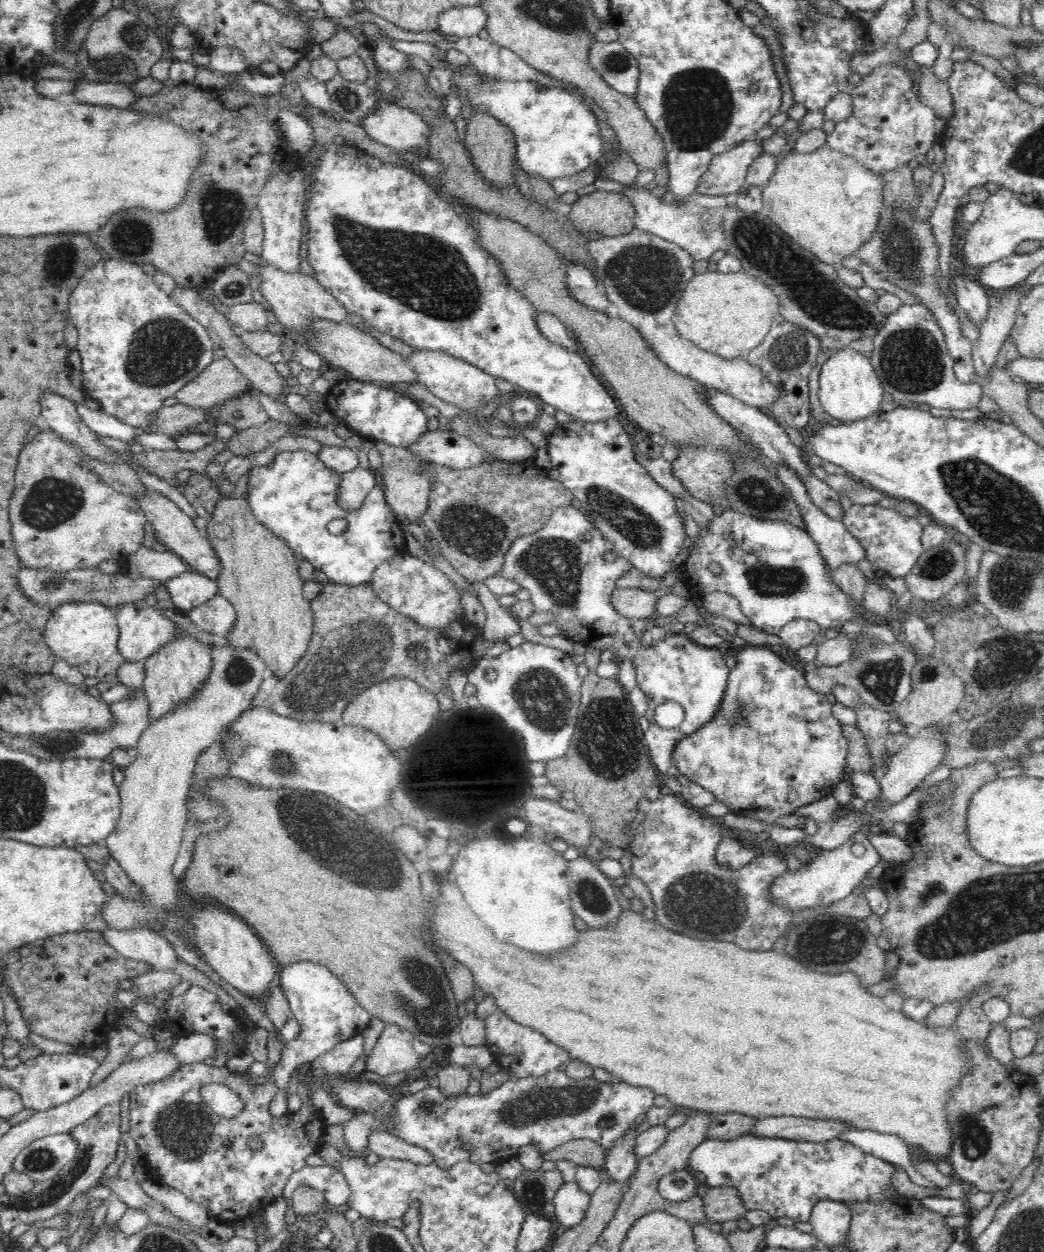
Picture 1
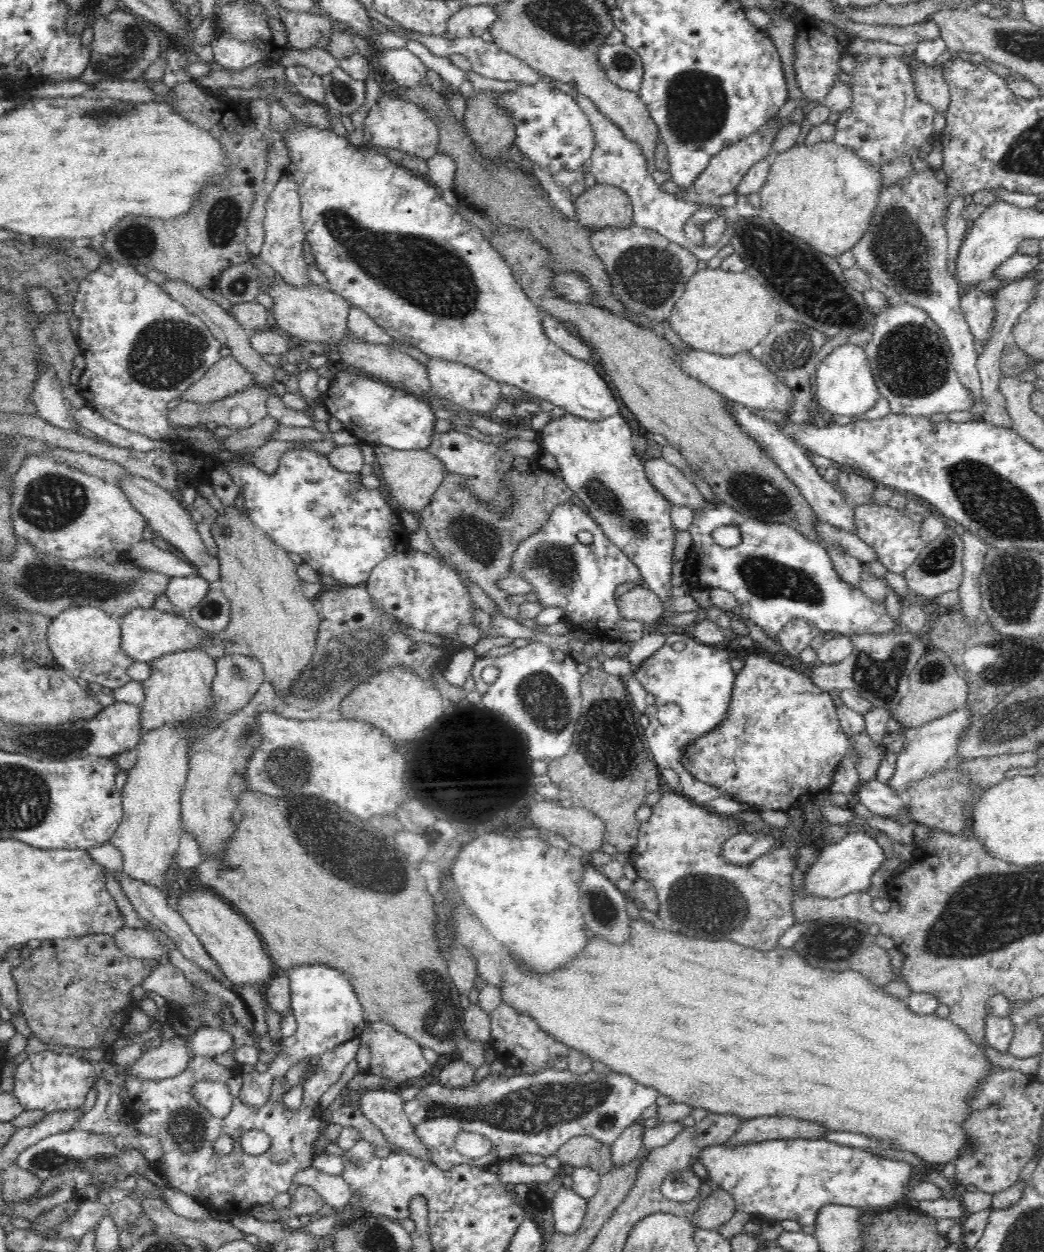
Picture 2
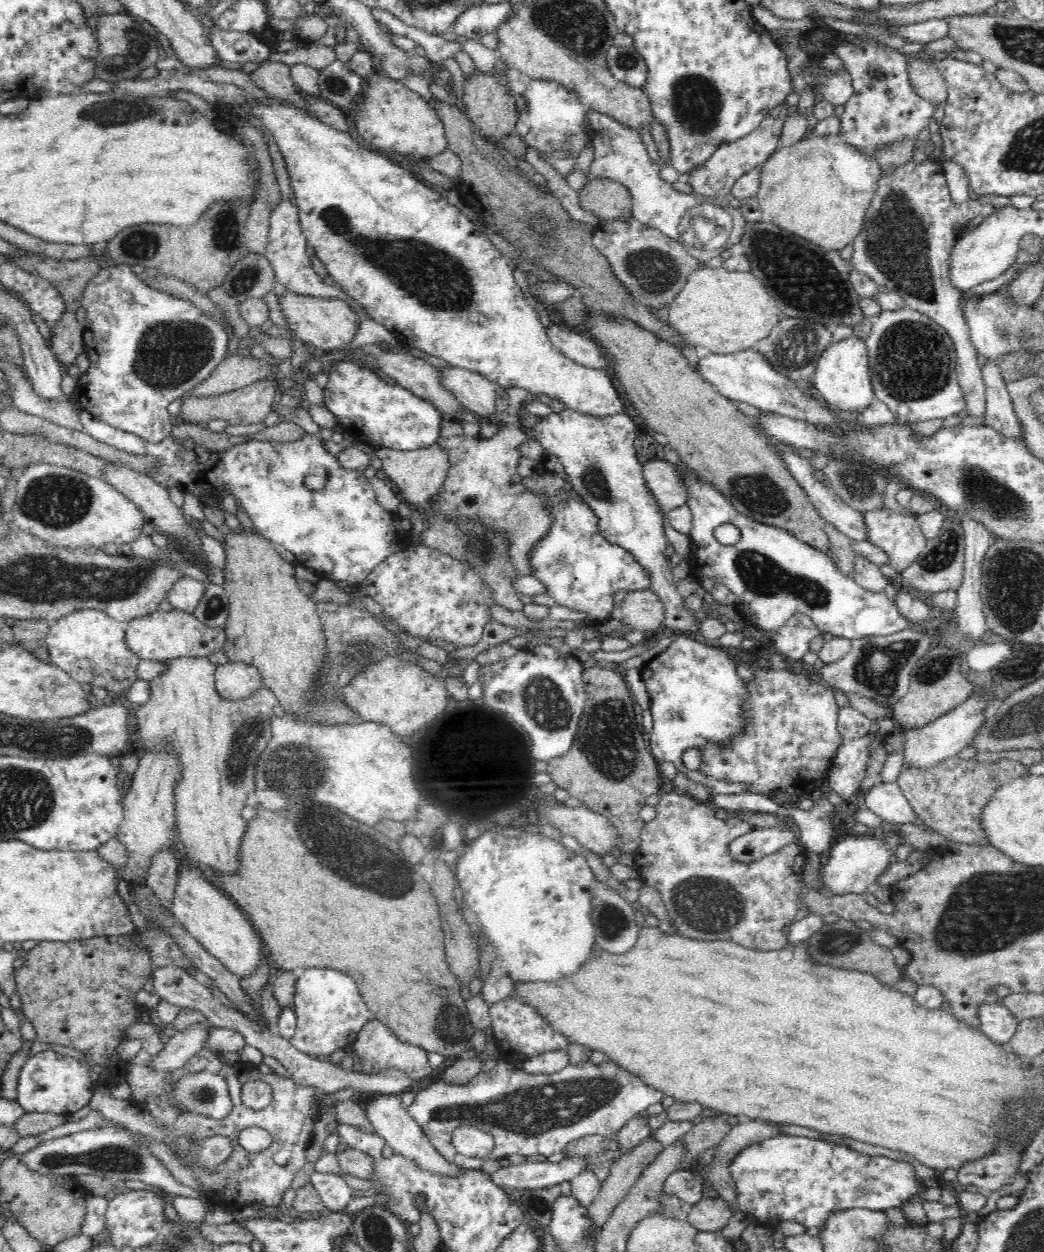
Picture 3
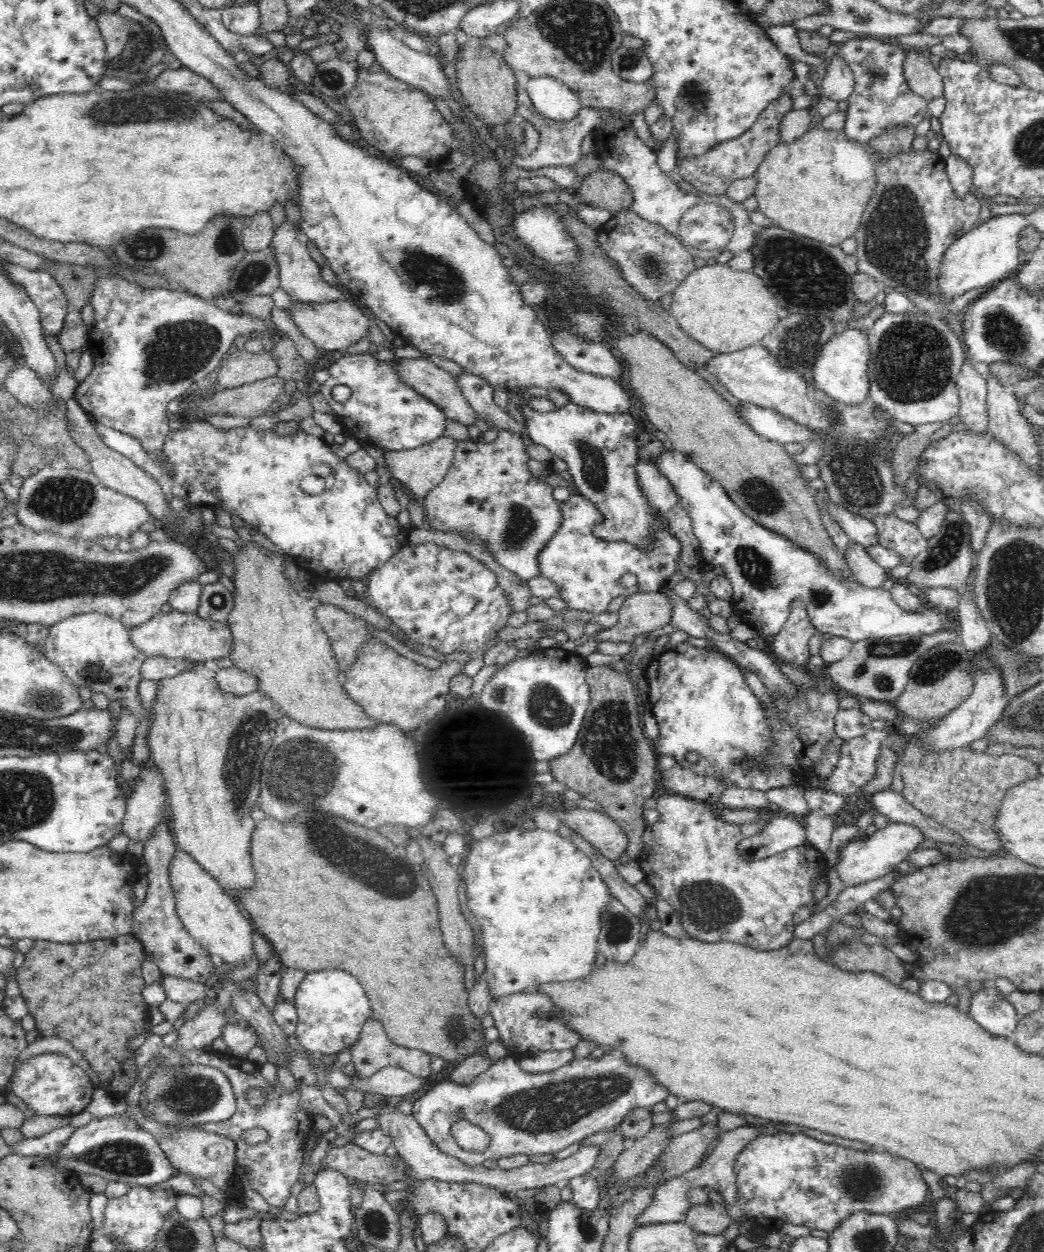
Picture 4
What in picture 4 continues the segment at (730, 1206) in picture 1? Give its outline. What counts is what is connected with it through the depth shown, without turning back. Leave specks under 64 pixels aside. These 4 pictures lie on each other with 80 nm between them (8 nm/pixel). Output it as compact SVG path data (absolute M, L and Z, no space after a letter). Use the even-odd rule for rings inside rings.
M718 1202L692 1205L683 1220L692 1230L708 1236L721 1235L730 1226L730 1222L731 1217L724 1204Z

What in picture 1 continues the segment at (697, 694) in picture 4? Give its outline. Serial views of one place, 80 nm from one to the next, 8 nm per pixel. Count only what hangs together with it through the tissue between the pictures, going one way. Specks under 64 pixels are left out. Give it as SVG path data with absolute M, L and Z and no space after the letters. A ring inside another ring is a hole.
M572 505L558 507L541 529L534 534L530 534L530 536L522 536L521 539L515 540L510 553L507 555L504 569L499 576L520 582L523 588L530 593L530 602L534 604L536 611L552 614L552 623L562 631L562 635L566 638L582 641L586 646L601 651L612 649L618 662L628 660L633 662L637 676L637 686L648 698L652 699L649 702L648 710L645 712L645 716L649 720L649 728L644 734L644 742L650 751L652 761L662 774L672 776L680 782L680 798L691 806L699 807L702 811L706 806L710 806L716 801L716 795L682 774L682 771L674 763L674 751L680 740L694 735L700 728L704 728L706 724L712 722L714 716L717 716L726 695L731 668L726 664L724 654L722 654L719 647L699 645L683 633L676 635L666 633L664 640L660 640L651 646L644 646L642 638L632 630L635 620L621 616L611 600L616 590L618 578L627 576L632 572L633 566L618 552L616 552L616 560L612 560L612 562L606 560L604 556L612 550L615 551L614 544L592 524L592 521L581 509L574 508ZM586 533L590 534L590 540L588 541L582 539L582 534ZM669 701L678 702L685 710L685 717L679 727L668 729L662 728L655 721L655 710L656 706Z

